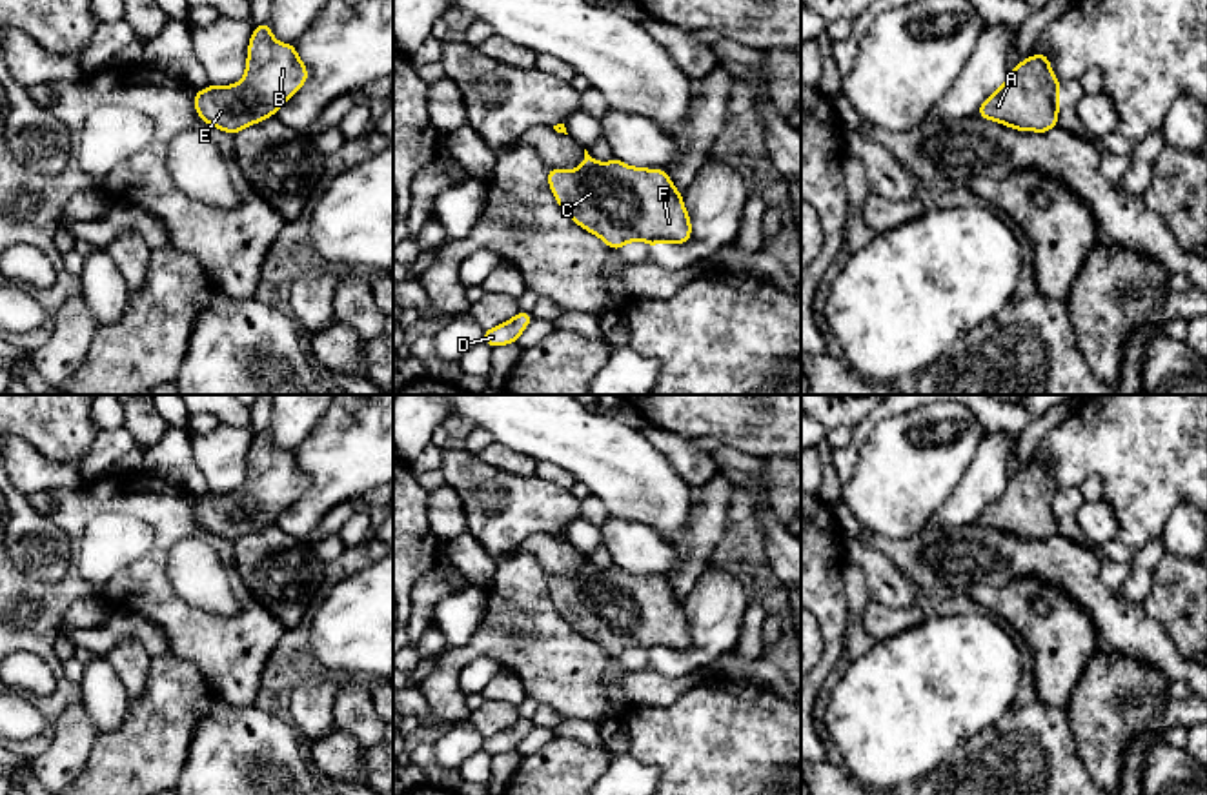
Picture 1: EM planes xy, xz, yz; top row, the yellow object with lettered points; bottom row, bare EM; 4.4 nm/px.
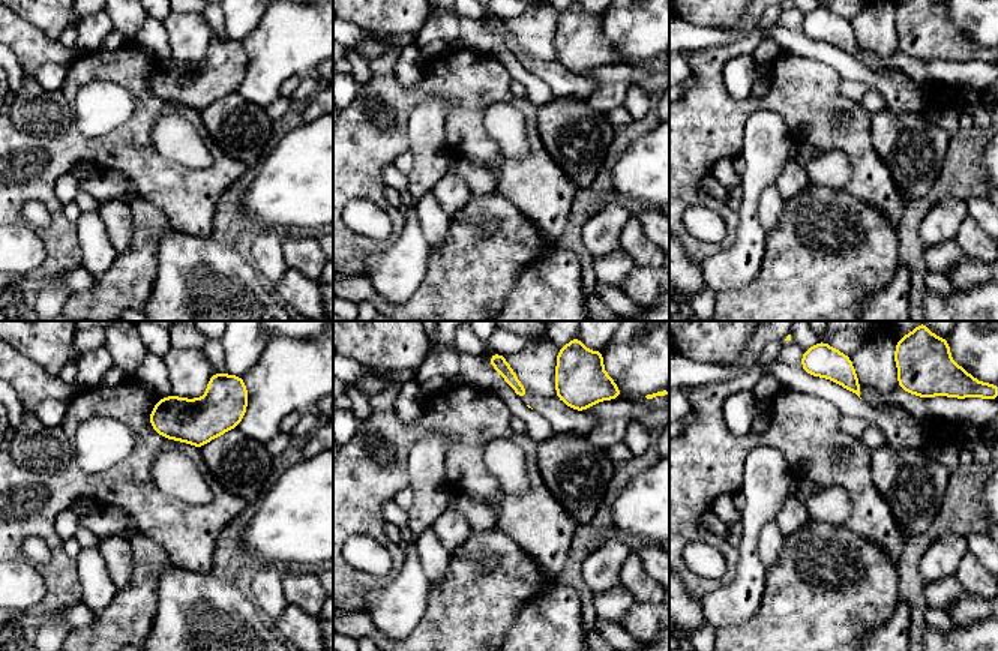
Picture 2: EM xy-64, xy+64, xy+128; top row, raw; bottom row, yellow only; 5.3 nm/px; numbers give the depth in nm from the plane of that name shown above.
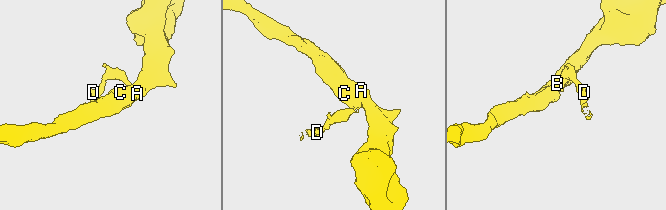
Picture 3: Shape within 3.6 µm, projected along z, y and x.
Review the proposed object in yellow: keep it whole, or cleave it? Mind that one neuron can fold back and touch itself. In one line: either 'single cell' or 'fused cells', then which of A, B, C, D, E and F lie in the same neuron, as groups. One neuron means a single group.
fused cells; groups A B C E F / D

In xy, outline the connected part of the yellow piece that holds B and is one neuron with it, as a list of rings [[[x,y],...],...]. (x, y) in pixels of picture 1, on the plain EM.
[[[269,431],[255,433],[246,480],[235,493],[209,493],[195,498],[195,518],[209,533],[231,544],[248,533],[275,524],[275,518],[308,488],[308,477],[295,451],[273,446]]]

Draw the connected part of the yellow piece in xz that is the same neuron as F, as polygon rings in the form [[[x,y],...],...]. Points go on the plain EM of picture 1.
[[[584,557],[575,579],[548,575],[548,593],[572,628],[603,646],[608,657],[634,648],[686,651],[690,624],[664,577],[643,577],[612,566],[599,571]]]

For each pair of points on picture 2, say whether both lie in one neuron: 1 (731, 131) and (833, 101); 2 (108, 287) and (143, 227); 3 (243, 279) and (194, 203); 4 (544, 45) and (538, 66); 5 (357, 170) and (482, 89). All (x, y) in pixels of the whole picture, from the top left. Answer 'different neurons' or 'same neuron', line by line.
1: same neuron
2: same neuron
3: different neurons
4: different neurons
5: same neuron

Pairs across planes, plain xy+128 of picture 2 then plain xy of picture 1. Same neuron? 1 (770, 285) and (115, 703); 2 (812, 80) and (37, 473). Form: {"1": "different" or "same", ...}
{"1": "different", "2": "different"}

